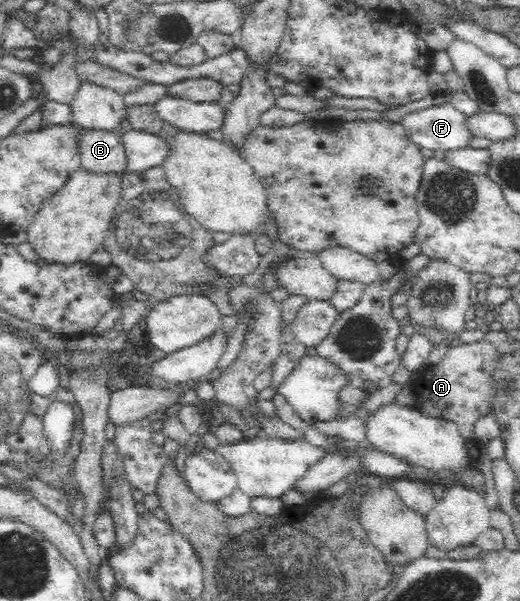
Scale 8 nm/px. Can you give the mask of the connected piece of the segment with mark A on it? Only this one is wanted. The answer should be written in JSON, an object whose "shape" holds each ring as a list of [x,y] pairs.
{"shape":[[[488,341],[451,347],[440,363],[426,367],[413,379],[411,389],[416,396],[414,407],[424,415],[453,421],[459,427],[467,450],[470,447],[483,449],[484,442],[474,434],[474,425],[481,417],[492,412],[494,399],[499,393],[494,373],[499,371],[500,365],[501,356]]]}

